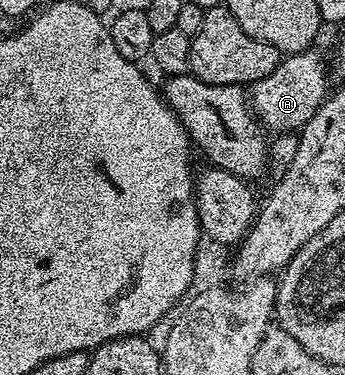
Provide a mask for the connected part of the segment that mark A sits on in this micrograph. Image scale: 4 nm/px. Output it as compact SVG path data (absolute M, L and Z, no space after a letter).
M310 48L302 52L302 54L291 54L282 57L281 62L275 68L275 72L271 72L263 80L252 83L251 89L248 91L247 97L254 114L257 115L258 122L269 132L272 132L272 130L278 130L281 134L287 133L288 130L300 132L311 120L311 116L315 116L315 112L327 97L325 74L327 78L327 66L326 63L325 66L321 63L321 54L317 51L317 48Z

